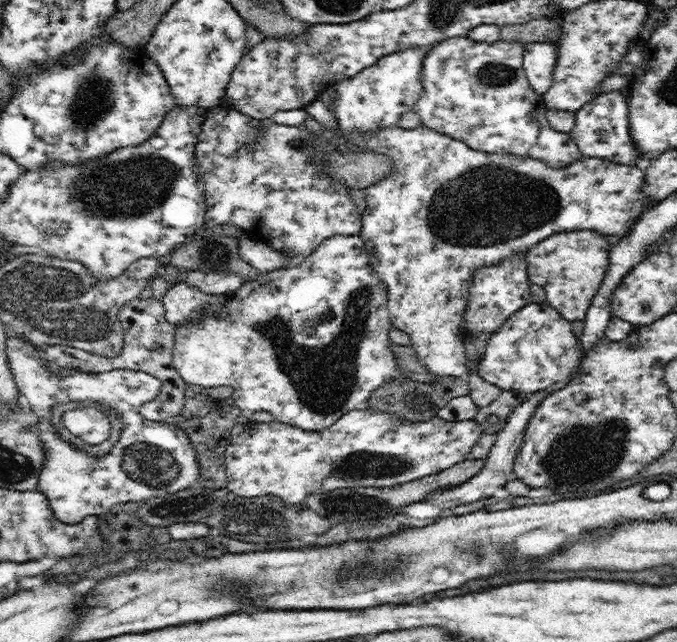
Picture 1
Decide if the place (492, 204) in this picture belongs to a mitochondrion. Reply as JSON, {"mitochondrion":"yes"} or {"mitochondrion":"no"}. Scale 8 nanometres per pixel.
{"mitochondrion":"yes"}

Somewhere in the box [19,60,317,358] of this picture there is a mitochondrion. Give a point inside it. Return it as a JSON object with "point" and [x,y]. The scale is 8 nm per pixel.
{"point":[136,185]}

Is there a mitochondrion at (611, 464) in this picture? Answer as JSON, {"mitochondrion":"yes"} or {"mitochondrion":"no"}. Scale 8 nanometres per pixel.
{"mitochondrion":"yes"}

